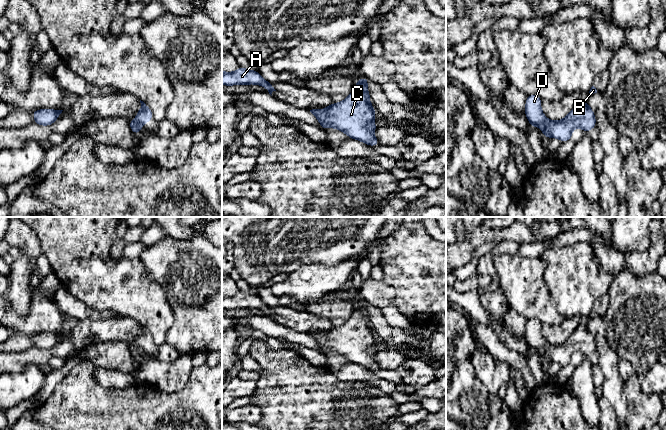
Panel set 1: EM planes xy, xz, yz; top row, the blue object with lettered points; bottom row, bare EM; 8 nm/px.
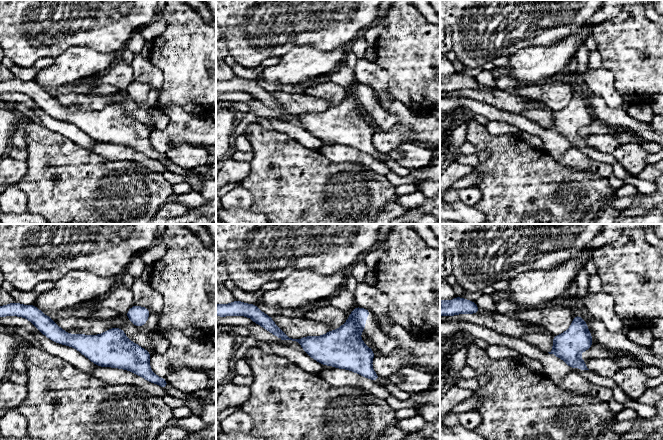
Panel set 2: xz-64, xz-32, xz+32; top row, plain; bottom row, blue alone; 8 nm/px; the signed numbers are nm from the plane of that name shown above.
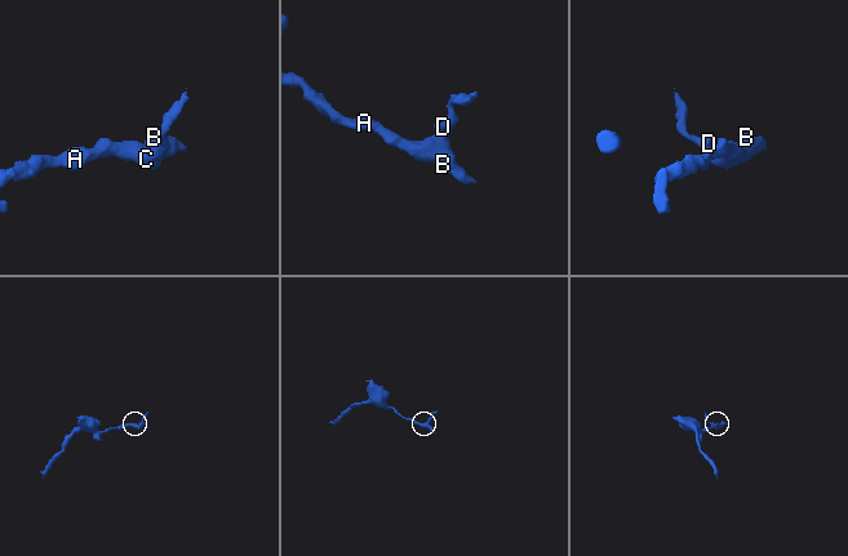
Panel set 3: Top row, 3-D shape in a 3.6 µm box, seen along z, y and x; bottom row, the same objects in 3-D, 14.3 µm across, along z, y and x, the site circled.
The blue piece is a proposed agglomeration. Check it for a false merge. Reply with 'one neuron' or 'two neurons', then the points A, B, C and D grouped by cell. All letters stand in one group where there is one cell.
two neurons; A B C / D

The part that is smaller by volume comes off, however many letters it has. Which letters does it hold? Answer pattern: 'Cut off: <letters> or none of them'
Cut off: D

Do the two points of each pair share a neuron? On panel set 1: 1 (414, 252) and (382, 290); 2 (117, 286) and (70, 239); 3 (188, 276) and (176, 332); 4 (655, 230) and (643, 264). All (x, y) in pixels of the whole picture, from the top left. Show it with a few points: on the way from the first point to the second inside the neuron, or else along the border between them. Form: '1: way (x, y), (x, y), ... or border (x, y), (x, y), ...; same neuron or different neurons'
1: border (381, 279), (394, 289), (395, 306); different neurons
2: way (100, 282), (84, 267), (71, 263), (70, 256); same neuron
3: way (188, 290), (188, 318); same neuron
4: way (655, 238), (655, 251), (651, 256); same neuron

